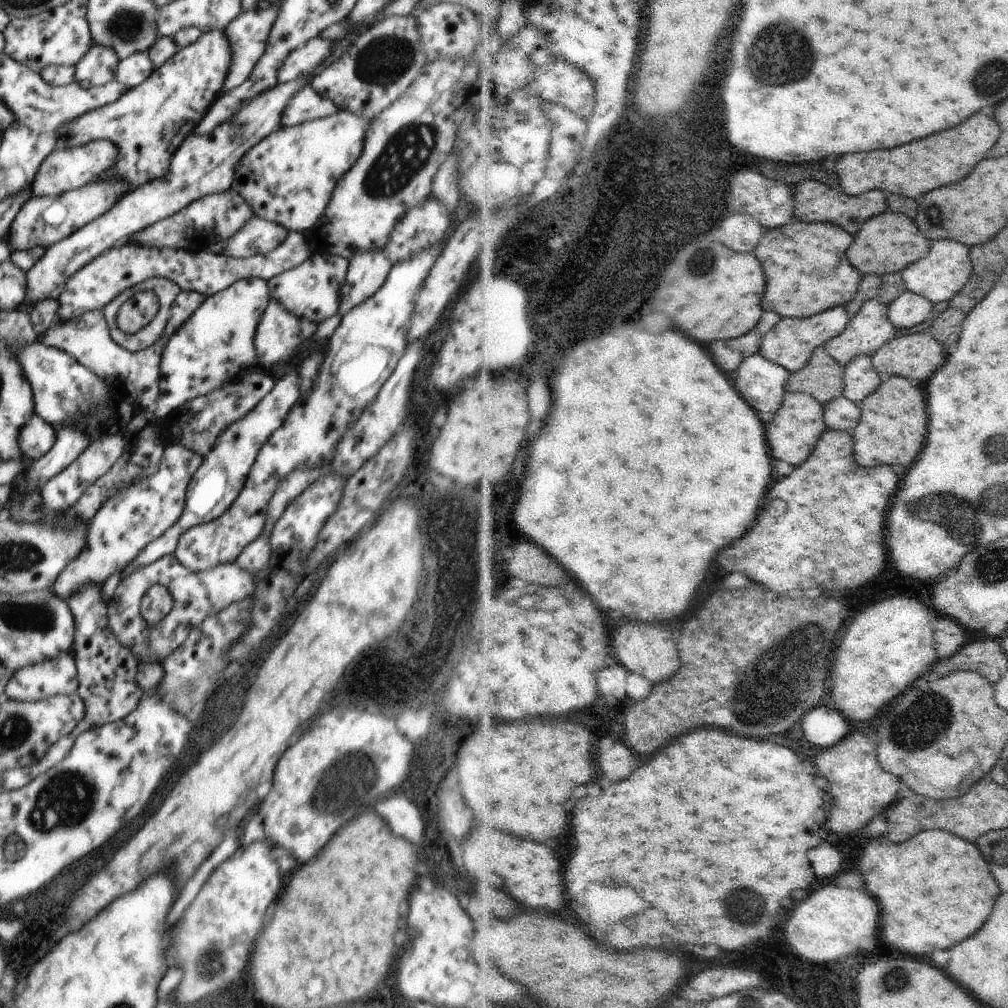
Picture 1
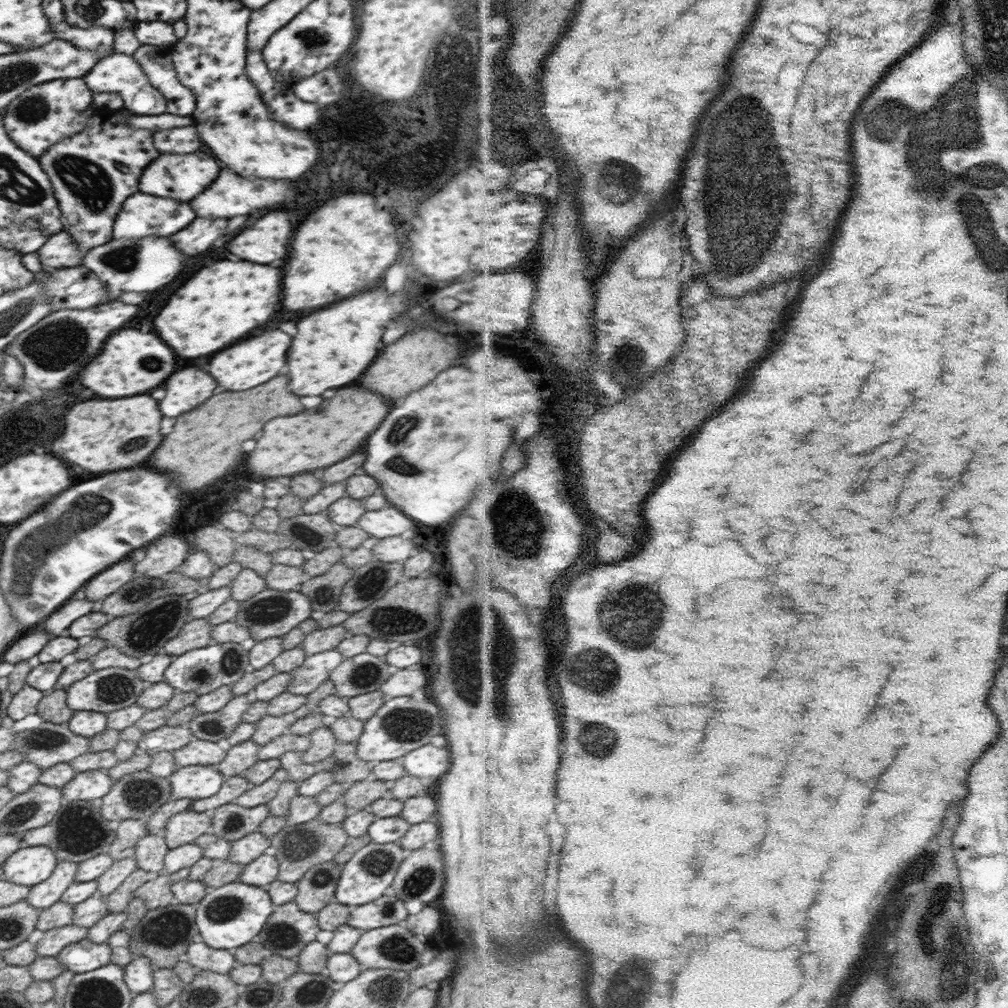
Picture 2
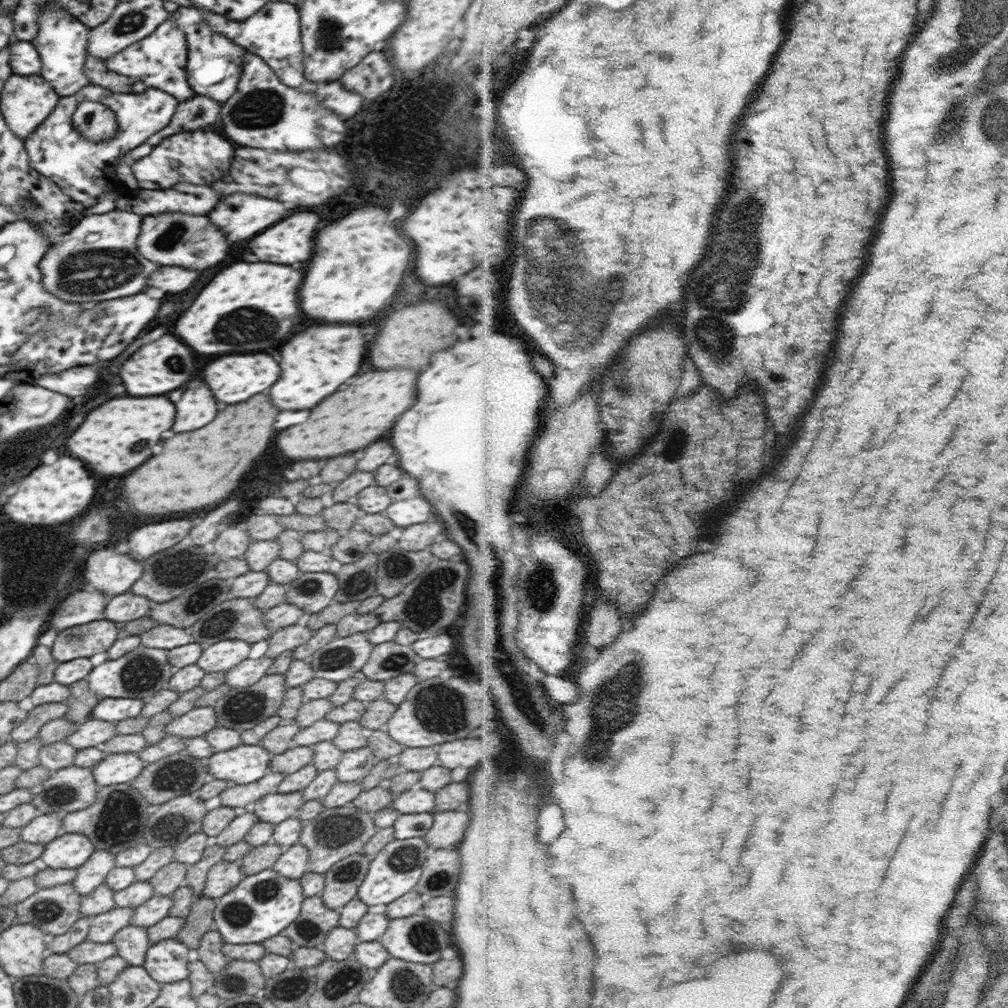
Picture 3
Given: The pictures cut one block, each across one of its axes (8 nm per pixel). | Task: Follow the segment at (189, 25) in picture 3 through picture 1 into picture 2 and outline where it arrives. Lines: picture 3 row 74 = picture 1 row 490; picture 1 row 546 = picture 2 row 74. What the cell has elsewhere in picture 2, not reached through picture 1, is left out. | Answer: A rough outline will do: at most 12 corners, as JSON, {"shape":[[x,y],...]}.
{"shape":[[174,43],[141,45],[132,55],[166,98],[166,112],[190,116],[195,94],[179,81]]}

